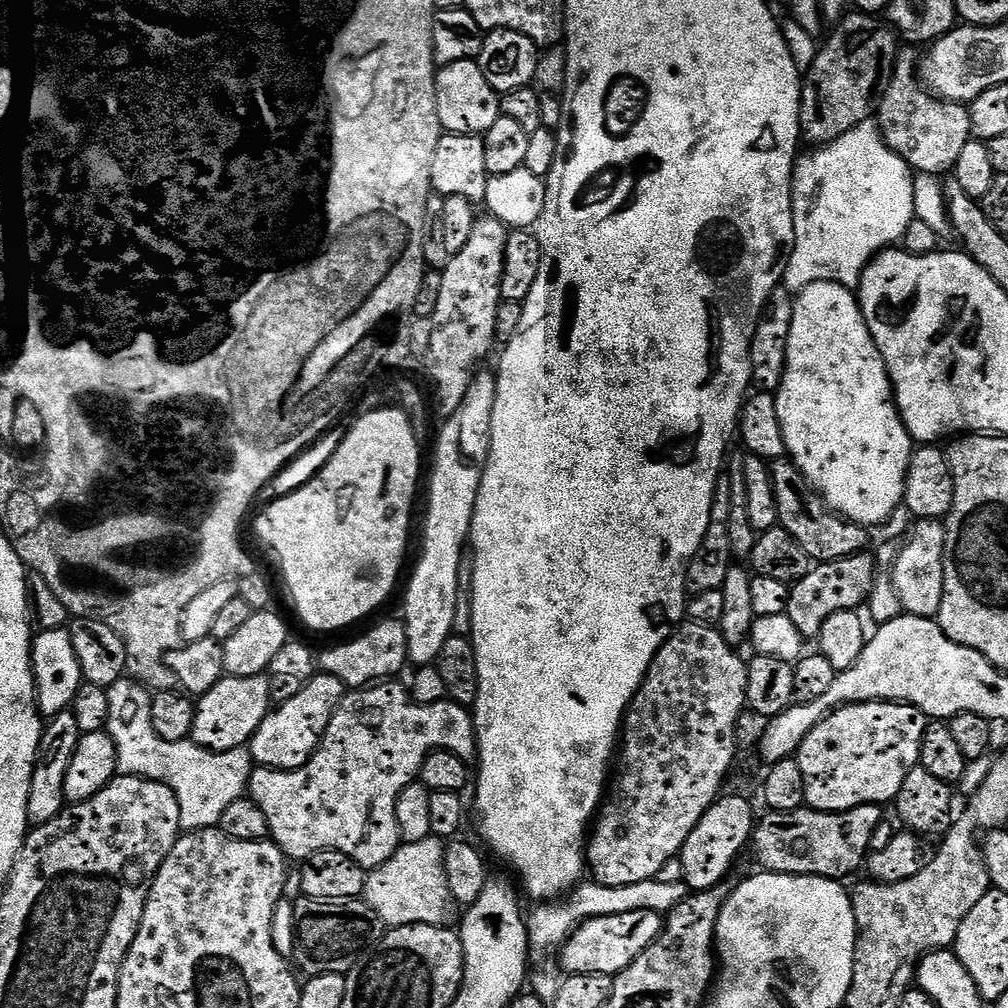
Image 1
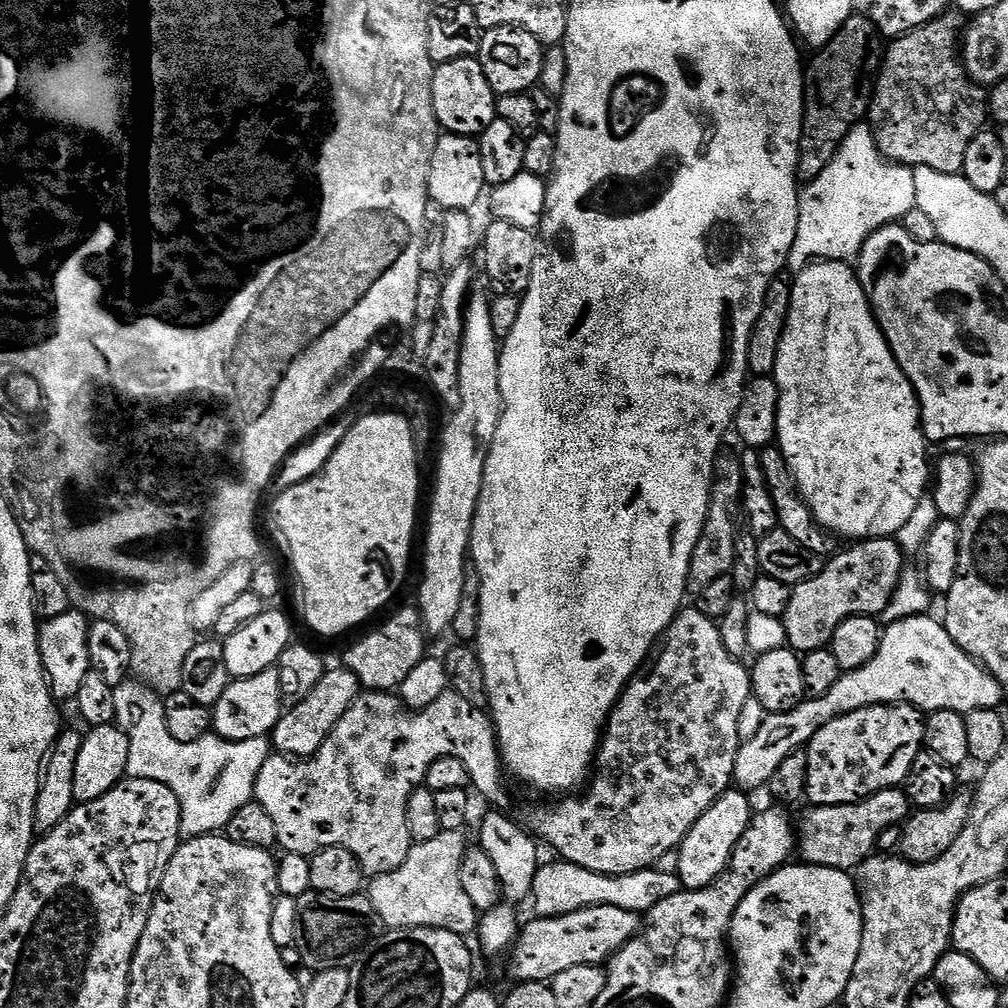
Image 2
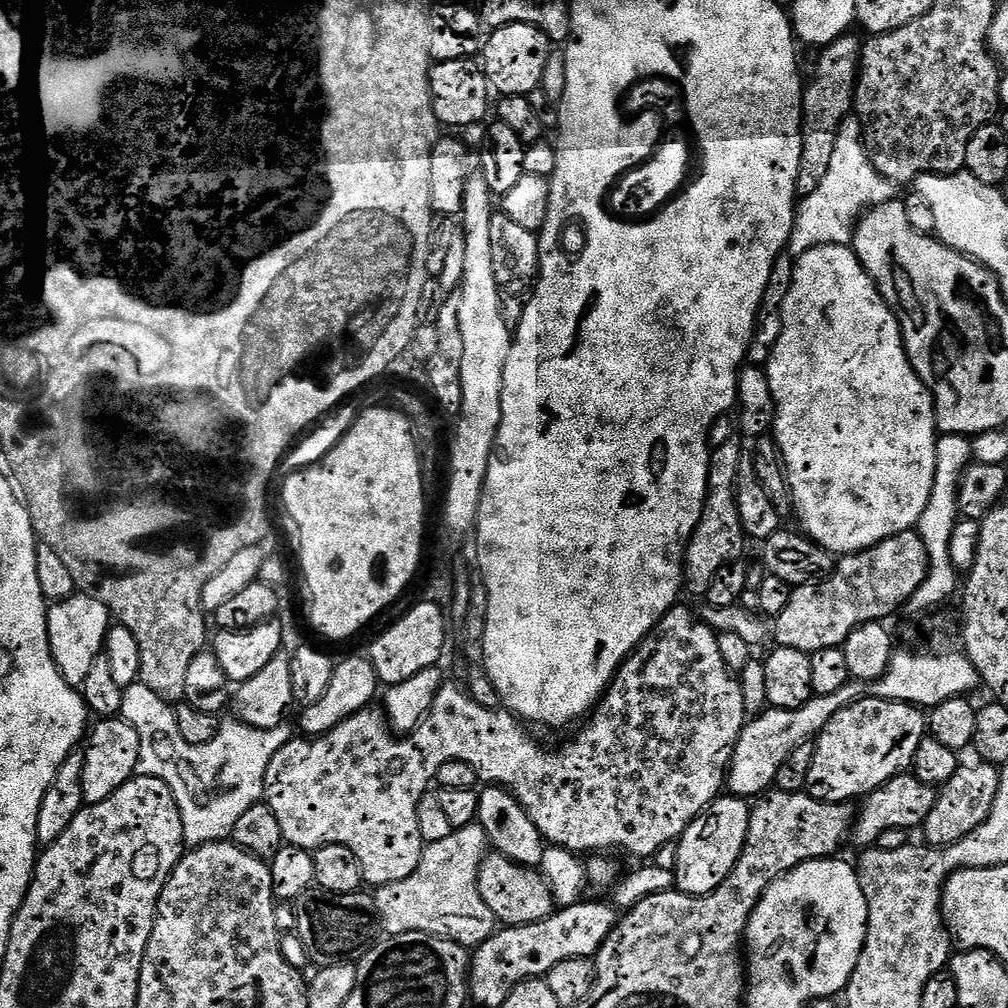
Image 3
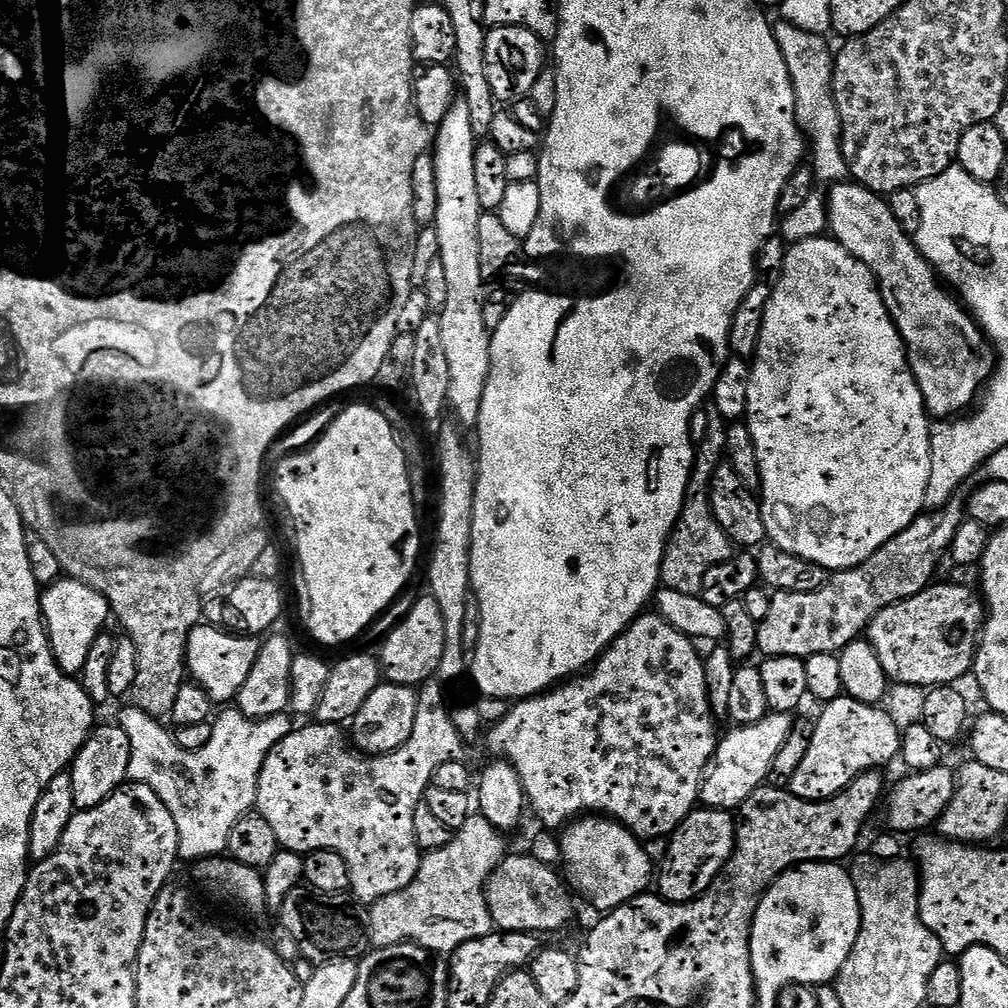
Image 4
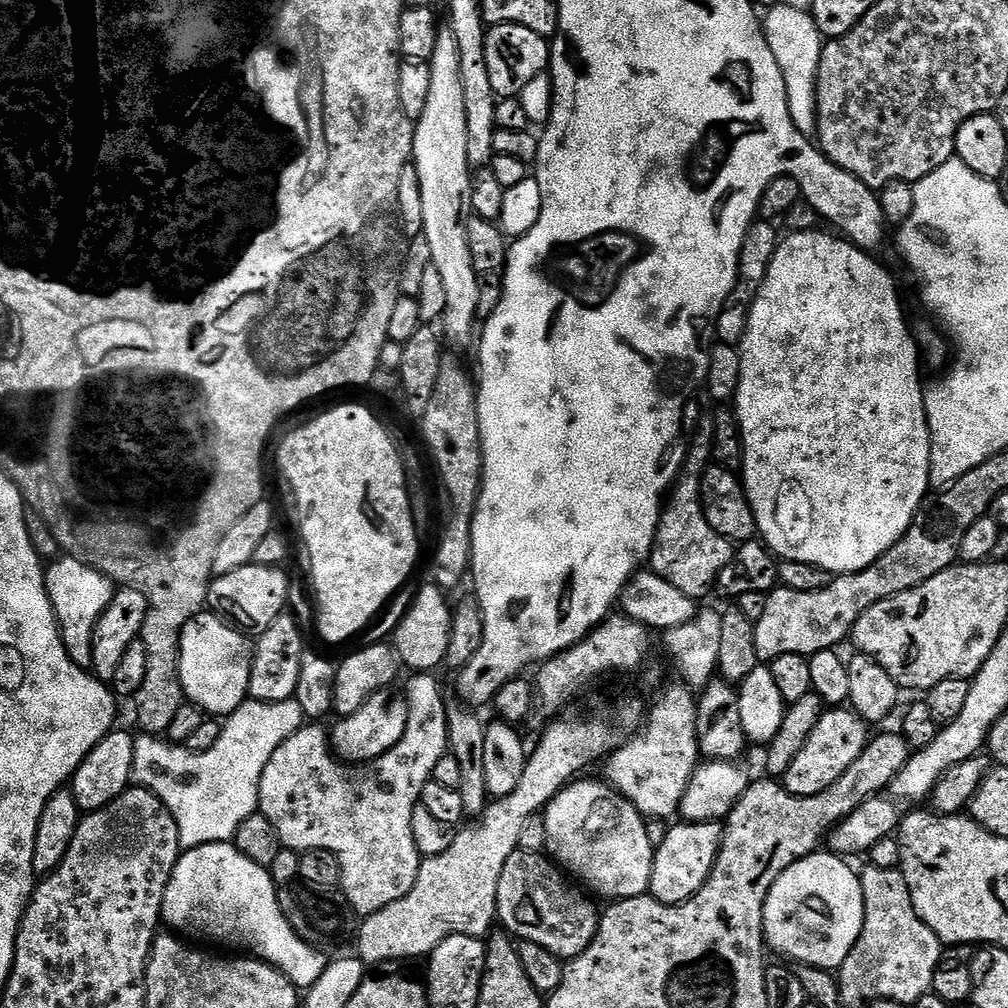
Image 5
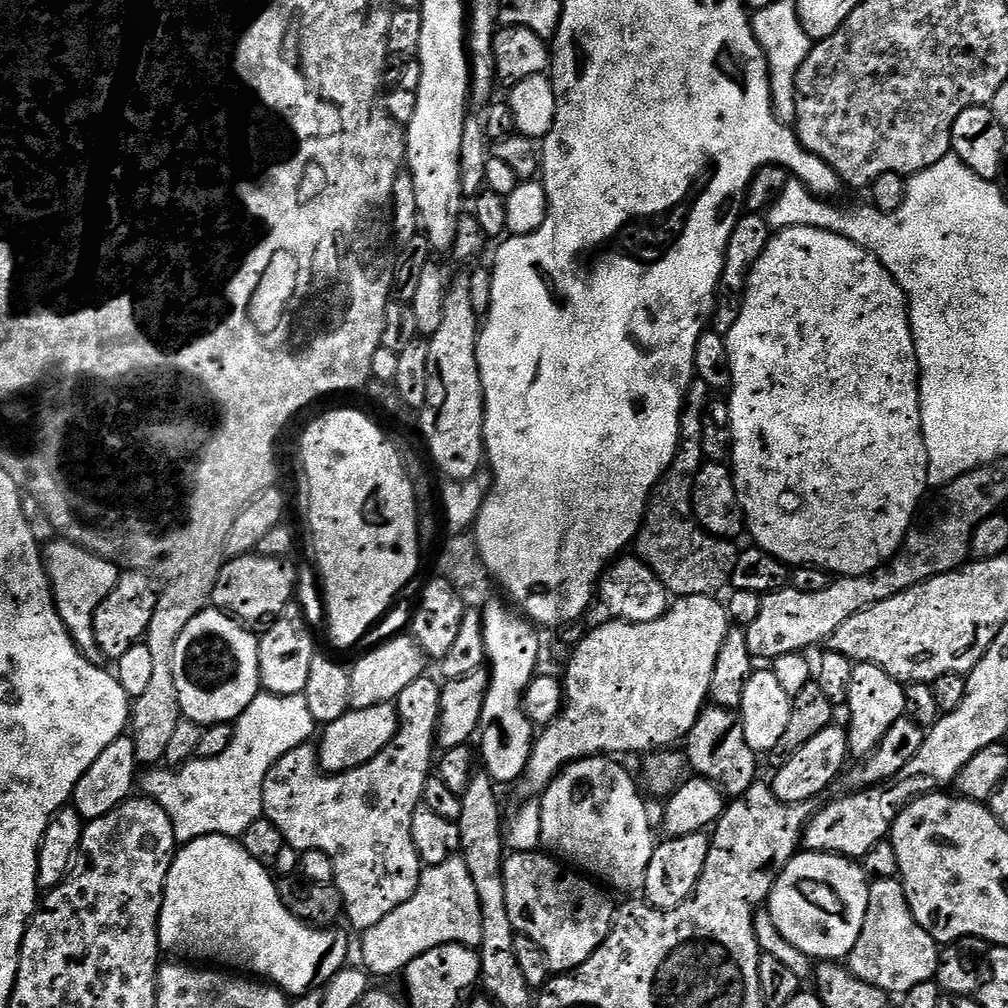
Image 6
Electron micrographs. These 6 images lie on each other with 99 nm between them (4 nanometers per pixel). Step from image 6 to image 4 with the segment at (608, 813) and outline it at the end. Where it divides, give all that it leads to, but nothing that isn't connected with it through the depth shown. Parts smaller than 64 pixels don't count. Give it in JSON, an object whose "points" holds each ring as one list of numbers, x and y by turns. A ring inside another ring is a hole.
{"points":[[600,814,581,815,571,821,558,837,567,883,575,891,577,888,597,908,597,913,607,914,613,908,630,902,647,889,644,887,651,876,653,879,654,868,652,872,652,864,644,853,645,845,624,825,611,818]]}

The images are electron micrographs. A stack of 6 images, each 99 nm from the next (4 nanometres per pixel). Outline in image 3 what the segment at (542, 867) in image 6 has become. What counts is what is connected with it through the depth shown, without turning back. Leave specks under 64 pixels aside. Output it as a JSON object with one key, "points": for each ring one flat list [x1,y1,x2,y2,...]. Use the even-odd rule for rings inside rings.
{"points":[[499,854,485,855,476,869,476,893,489,913,493,912,504,926,533,924,545,920,554,911,554,899,548,883,539,871,521,866]]}

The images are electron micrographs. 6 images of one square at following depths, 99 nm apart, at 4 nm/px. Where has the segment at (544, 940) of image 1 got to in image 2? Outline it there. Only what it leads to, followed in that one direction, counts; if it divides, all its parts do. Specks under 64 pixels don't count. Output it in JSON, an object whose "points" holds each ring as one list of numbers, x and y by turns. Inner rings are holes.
{"points":[[554,860,554,863,547,864,536,869,532,883,530,900,534,902,535,913,539,917,562,916,594,905,614,905,631,912,649,912,658,902,682,890,677,874,663,874,654,868,636,871,634,874,608,876,574,866,568,861]]}

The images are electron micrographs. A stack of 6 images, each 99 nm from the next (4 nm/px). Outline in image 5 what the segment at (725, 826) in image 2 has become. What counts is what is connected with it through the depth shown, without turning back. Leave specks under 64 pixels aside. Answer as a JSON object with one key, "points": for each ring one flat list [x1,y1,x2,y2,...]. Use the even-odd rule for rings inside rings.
{"points":[[679,822,664,836,664,841,657,843,654,848,652,858,652,877,648,883,648,892,659,904,681,904,686,902,692,895,707,882,712,867,716,861,716,856,720,853,720,838,722,828,719,823,710,824,689,824]]}

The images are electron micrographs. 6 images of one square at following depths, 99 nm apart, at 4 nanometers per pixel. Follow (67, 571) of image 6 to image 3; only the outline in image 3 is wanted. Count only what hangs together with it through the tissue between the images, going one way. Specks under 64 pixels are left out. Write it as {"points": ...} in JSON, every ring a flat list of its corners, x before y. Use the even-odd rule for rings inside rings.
{"points":[[67,596,65,600,55,601,46,612,46,635,52,663,56,665,66,683,73,686,83,685,87,679,92,665,97,663,101,655,104,638,108,635,110,627,108,609,99,600,88,596]]}

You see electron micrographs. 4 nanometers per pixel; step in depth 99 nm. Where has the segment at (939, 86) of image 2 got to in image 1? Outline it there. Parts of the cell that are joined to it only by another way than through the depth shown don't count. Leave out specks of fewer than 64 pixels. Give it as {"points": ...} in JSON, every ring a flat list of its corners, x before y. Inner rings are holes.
{"points":[[906,54,901,55,881,100,878,127,890,150,901,156,909,168,940,178,955,169,963,148,973,139,972,114,963,104,933,96,919,83,916,85,915,80,918,80,917,61,915,64]]}

